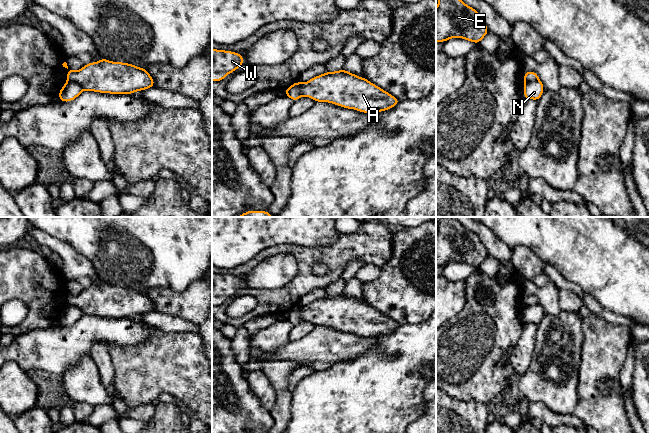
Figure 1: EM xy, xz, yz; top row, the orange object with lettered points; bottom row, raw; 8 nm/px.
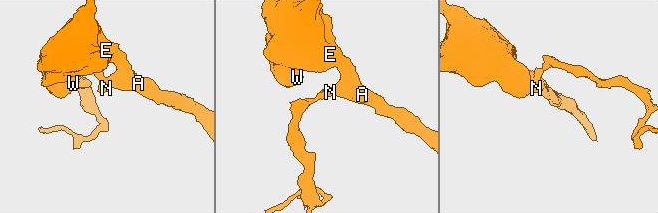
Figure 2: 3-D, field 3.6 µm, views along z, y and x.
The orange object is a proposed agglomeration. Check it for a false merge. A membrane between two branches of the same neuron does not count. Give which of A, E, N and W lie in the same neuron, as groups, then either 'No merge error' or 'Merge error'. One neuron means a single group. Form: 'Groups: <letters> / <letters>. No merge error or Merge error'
Groups: A E W / N. Merge error

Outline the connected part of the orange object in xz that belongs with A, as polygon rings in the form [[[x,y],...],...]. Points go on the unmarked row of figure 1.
[[[344,293],[326,296],[301,307],[303,320],[315,326],[358,334],[361,337],[379,337],[395,331],[400,324],[364,301]]]

